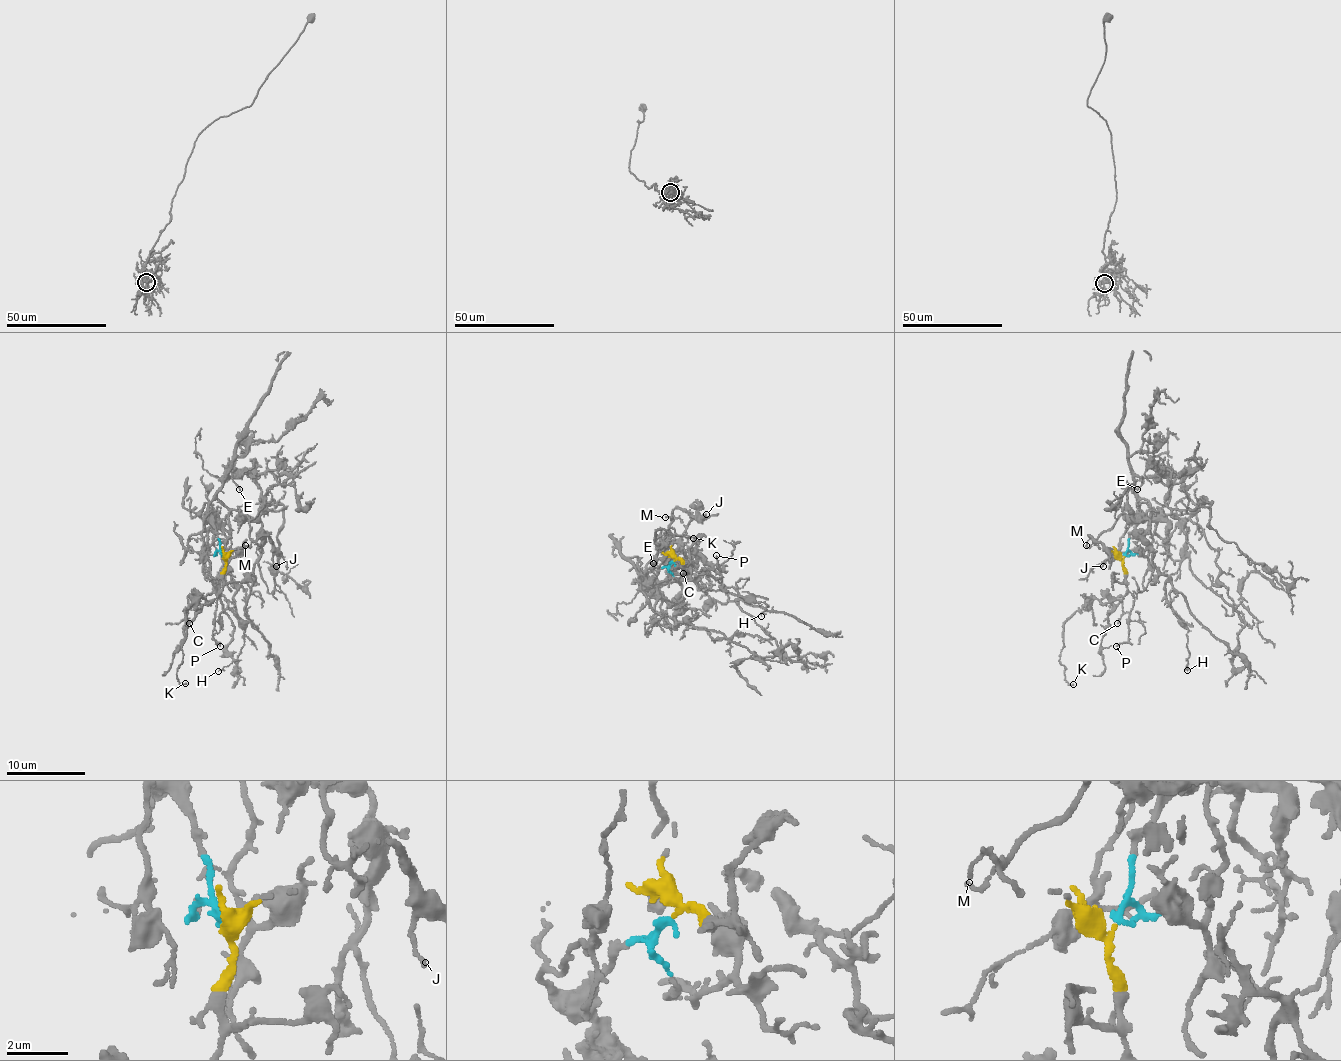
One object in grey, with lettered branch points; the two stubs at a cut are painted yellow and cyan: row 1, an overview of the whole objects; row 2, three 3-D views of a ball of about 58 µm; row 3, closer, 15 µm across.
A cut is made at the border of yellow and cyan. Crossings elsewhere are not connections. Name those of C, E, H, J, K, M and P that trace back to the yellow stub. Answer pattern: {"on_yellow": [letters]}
{"on_yellow": ["C", "K", "P"]}

